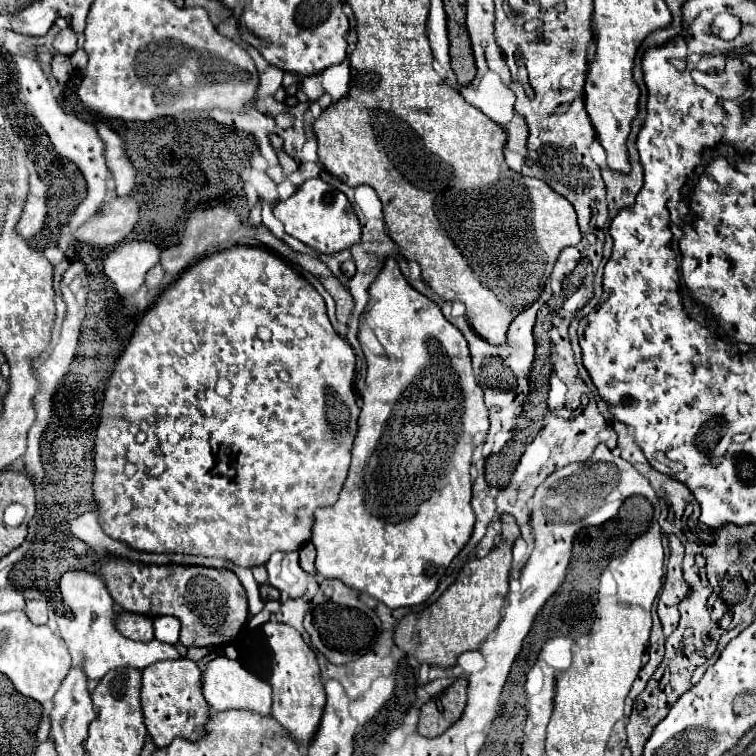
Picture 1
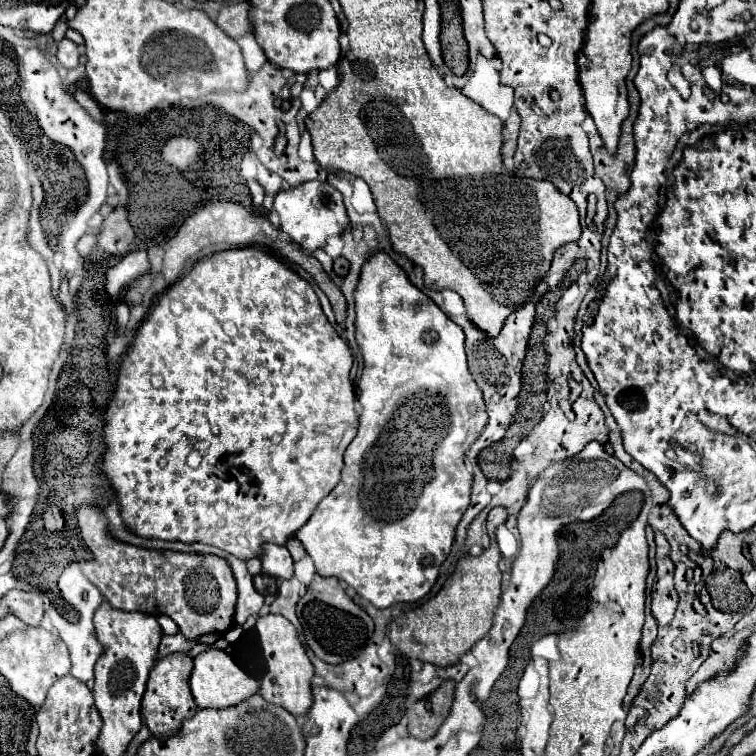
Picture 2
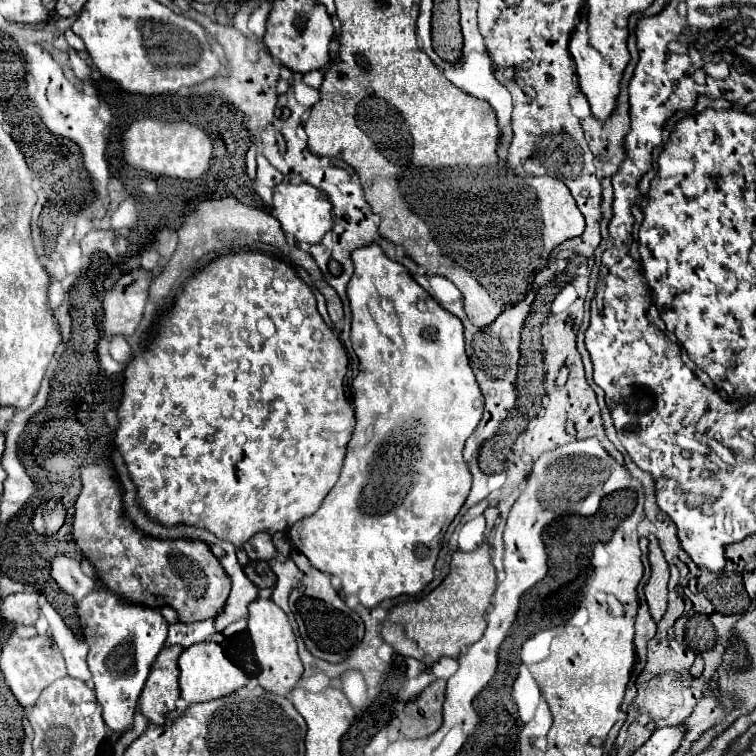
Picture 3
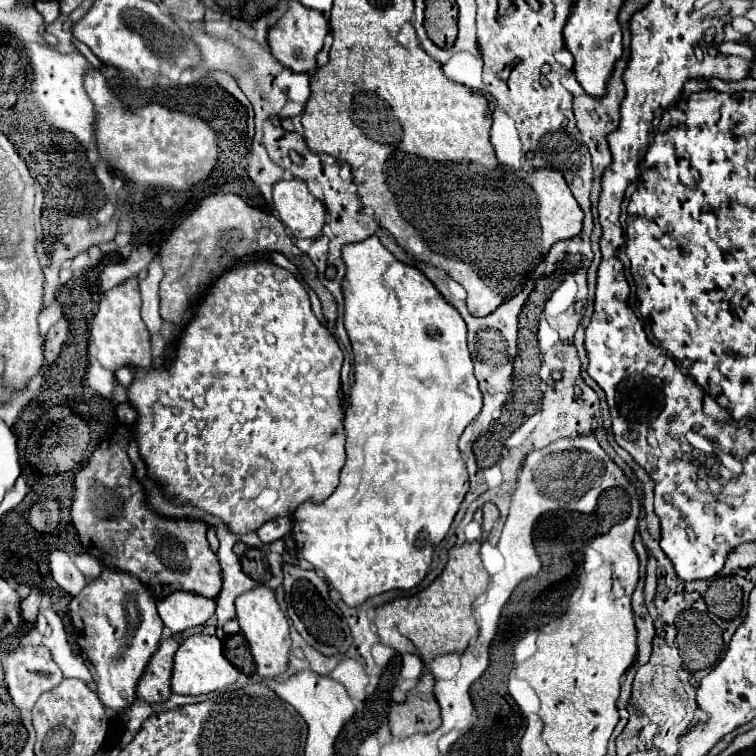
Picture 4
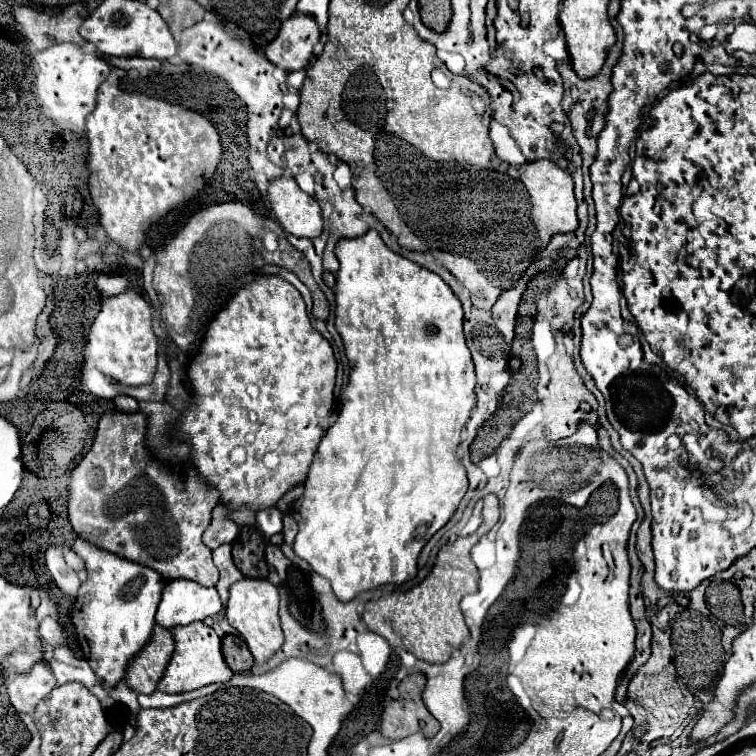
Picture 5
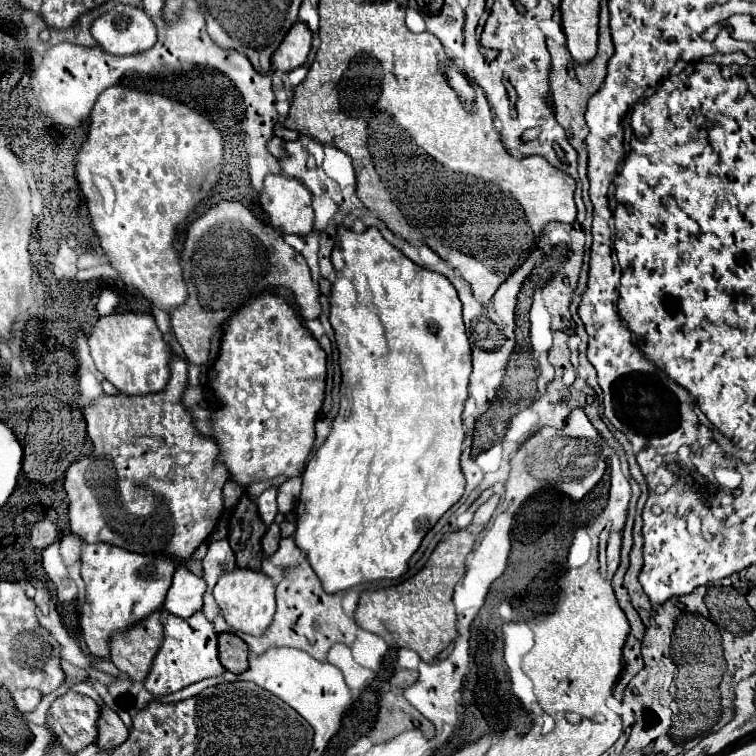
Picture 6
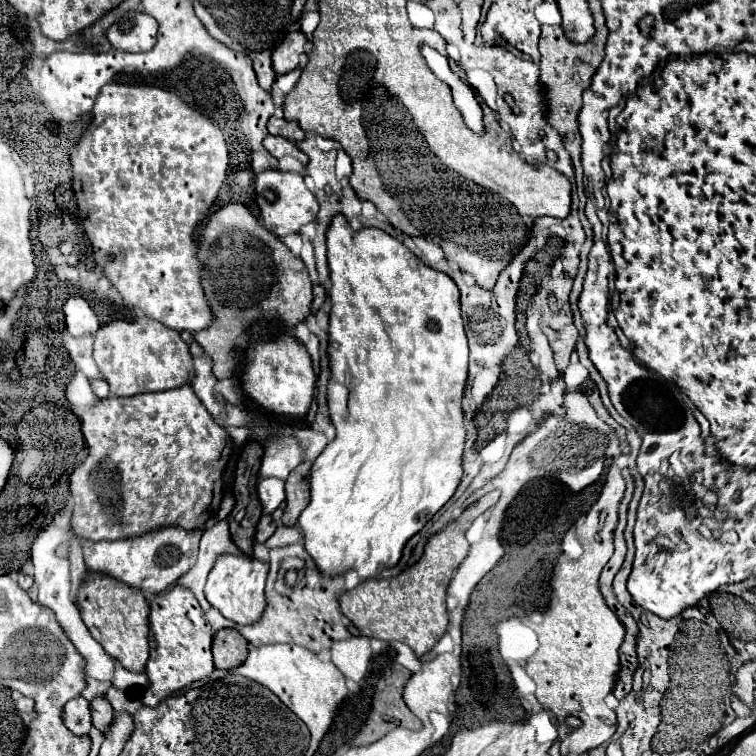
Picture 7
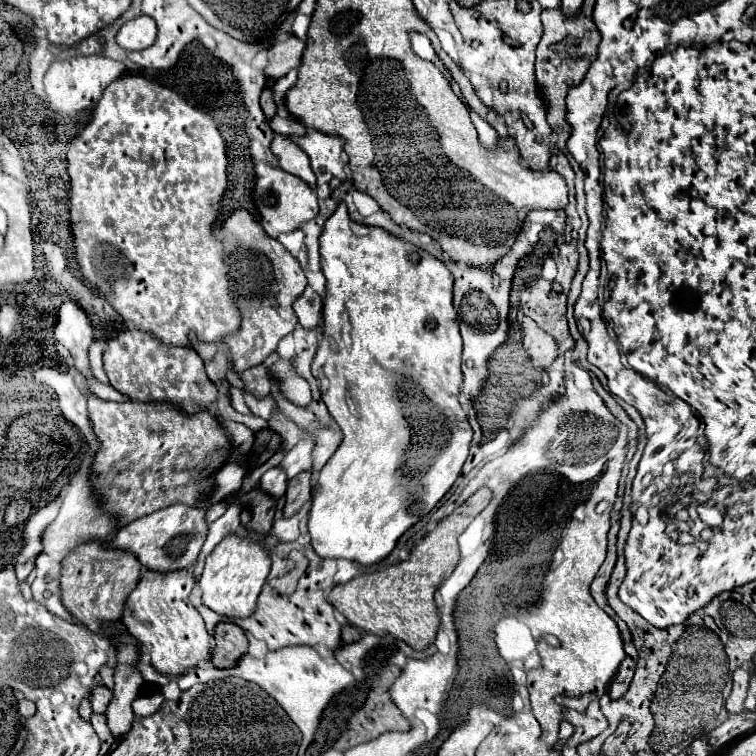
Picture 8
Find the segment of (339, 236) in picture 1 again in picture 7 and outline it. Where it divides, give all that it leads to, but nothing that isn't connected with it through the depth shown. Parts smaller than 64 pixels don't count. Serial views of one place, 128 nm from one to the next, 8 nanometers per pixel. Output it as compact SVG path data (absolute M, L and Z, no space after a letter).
M266 170L256 176L256 202L262 212L264 226L284 238L288 234L298 232L304 224L312 222L318 214L318 202L314 194L306 188L304 178L294 172L280 172L280 170Z

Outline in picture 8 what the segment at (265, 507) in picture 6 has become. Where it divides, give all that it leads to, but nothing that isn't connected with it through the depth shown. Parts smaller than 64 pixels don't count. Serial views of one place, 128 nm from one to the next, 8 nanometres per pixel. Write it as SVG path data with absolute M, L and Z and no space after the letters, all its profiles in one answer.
M276 466L276 468L270 468L268 472L264 472L264 476L260 478L260 490L264 490L268 496L272 498L282 498L284 492L286 492L286 474Z

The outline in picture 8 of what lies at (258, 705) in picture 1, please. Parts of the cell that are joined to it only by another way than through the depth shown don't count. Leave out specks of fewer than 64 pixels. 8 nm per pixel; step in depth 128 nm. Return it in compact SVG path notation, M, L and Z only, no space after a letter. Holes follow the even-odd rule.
M190 570L178 572L144 572L136 590L130 594L124 610L124 626L134 638L138 638L150 652L152 666L166 676L182 676L194 670L200 662L210 660L210 636L204 628L204 620L190 604L190 592L194 588L194 576ZM152 694L152 696L146 696L146 698L136 698L132 708L134 708L136 716L150 716L162 706L162 702L164 702L162 694Z

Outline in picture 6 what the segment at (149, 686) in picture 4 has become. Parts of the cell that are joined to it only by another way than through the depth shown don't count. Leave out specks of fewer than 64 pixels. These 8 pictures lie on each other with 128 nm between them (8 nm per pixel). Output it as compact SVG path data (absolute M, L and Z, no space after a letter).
M154 612L130 630L114 634L110 642L112 664L130 680L144 682L162 644L162 632L164 626L160 622L160 612Z

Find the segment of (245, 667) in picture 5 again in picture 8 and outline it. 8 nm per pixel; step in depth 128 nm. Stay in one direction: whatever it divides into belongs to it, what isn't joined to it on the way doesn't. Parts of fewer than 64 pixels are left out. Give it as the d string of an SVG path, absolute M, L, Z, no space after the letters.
M230 622L218 624L214 640L216 646L212 650L212 664L216 668L232 668L242 658L242 654L246 654L248 640L244 630L238 628L236 624Z

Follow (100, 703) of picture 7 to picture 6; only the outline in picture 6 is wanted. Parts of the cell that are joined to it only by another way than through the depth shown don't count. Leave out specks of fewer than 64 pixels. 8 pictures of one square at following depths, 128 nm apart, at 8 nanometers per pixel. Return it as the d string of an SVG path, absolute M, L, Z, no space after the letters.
M102 708L98 720L98 740L96 740L98 748L104 752L112 752L126 740L126 736L128 728L120 720L120 716L110 708Z

